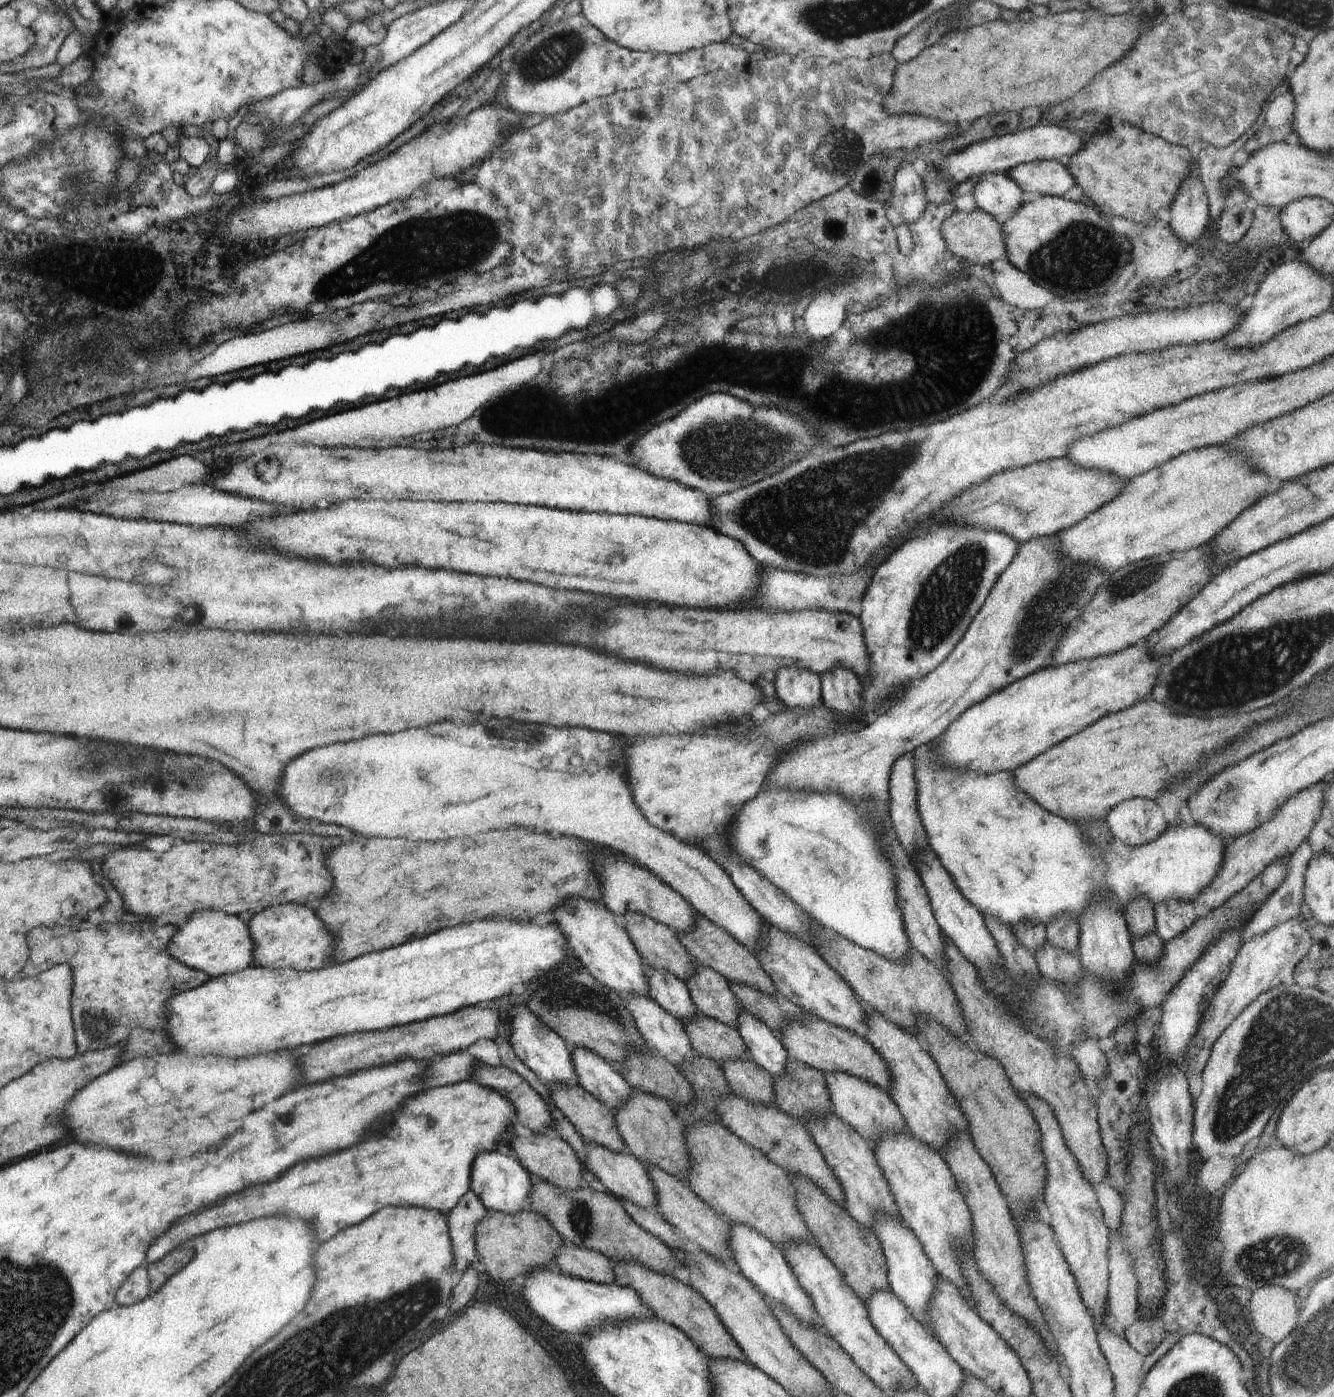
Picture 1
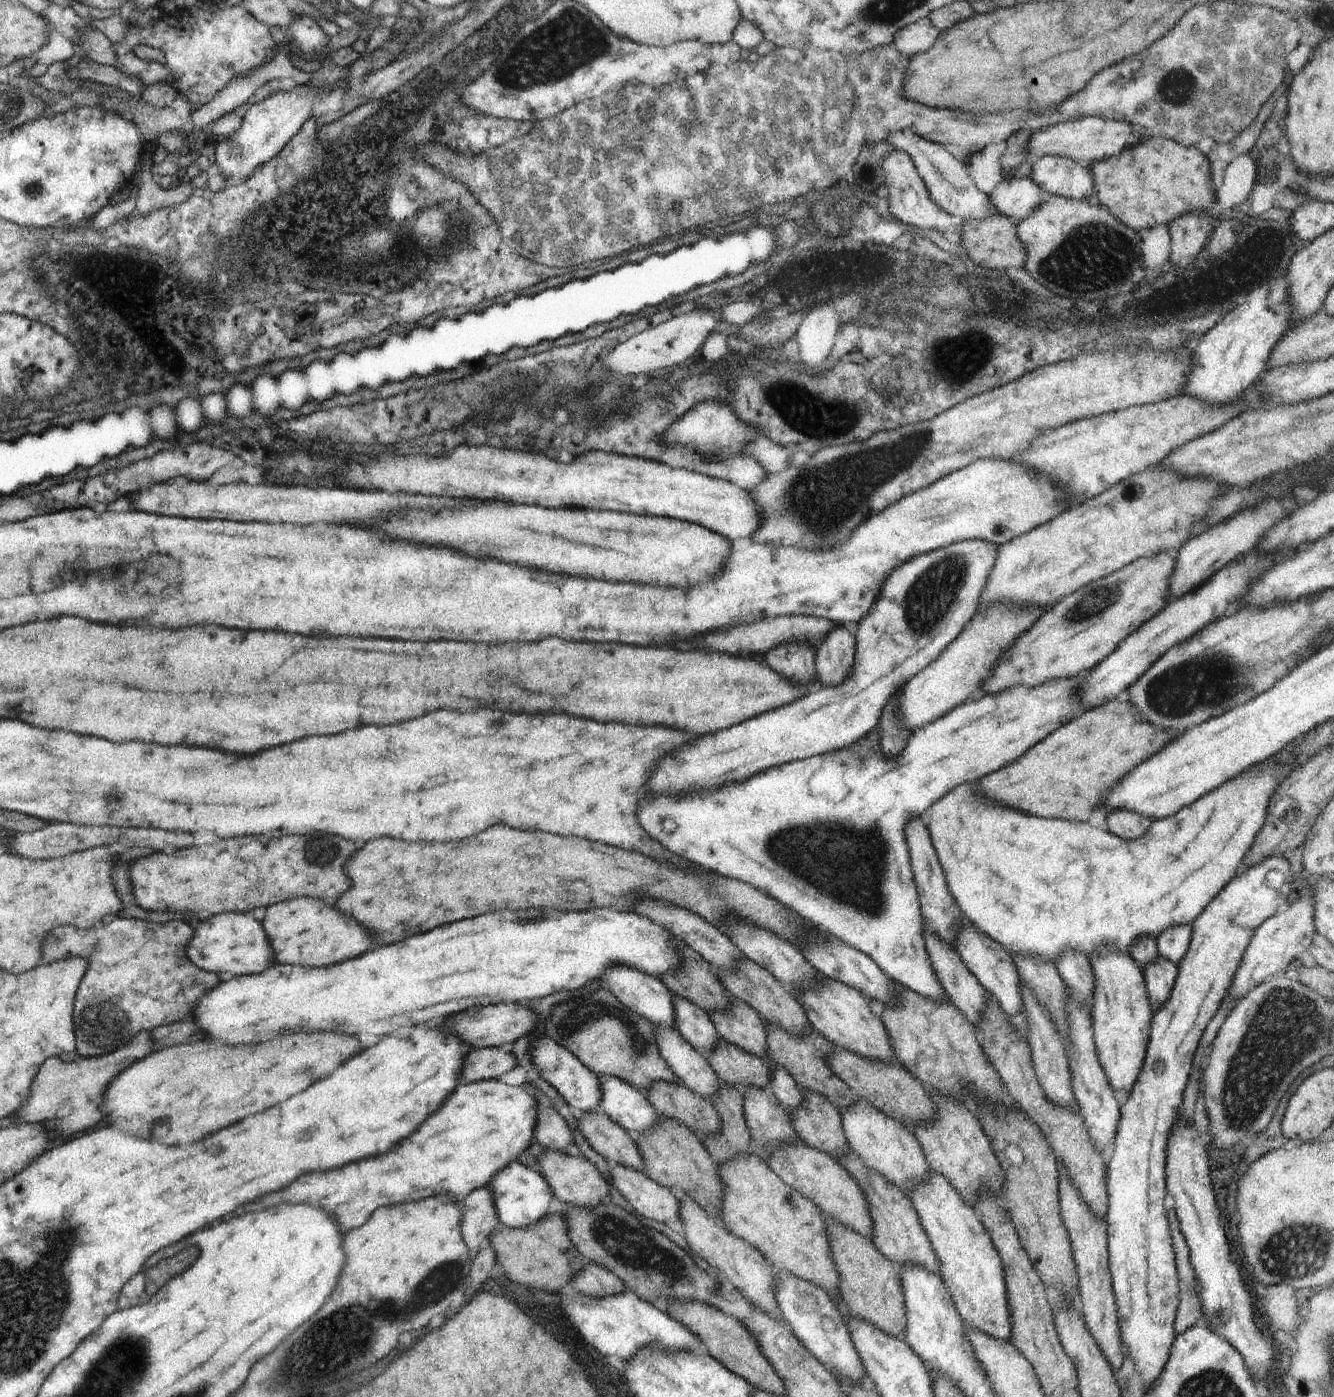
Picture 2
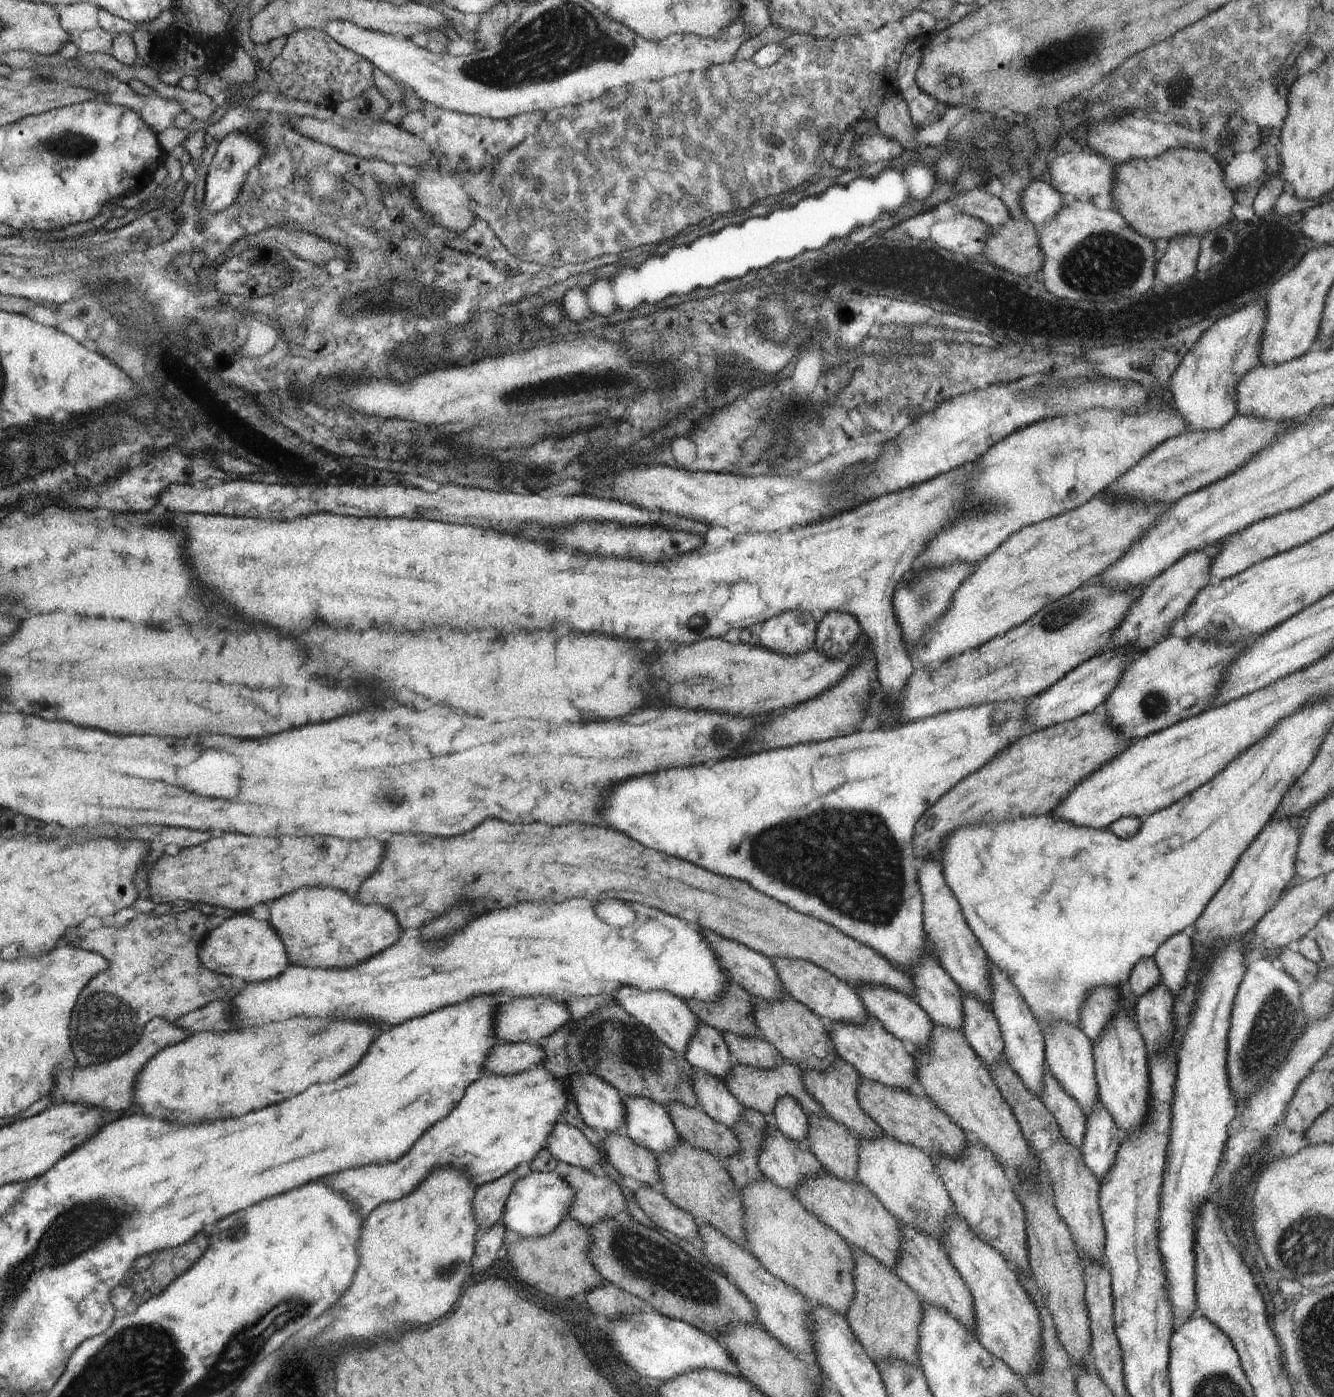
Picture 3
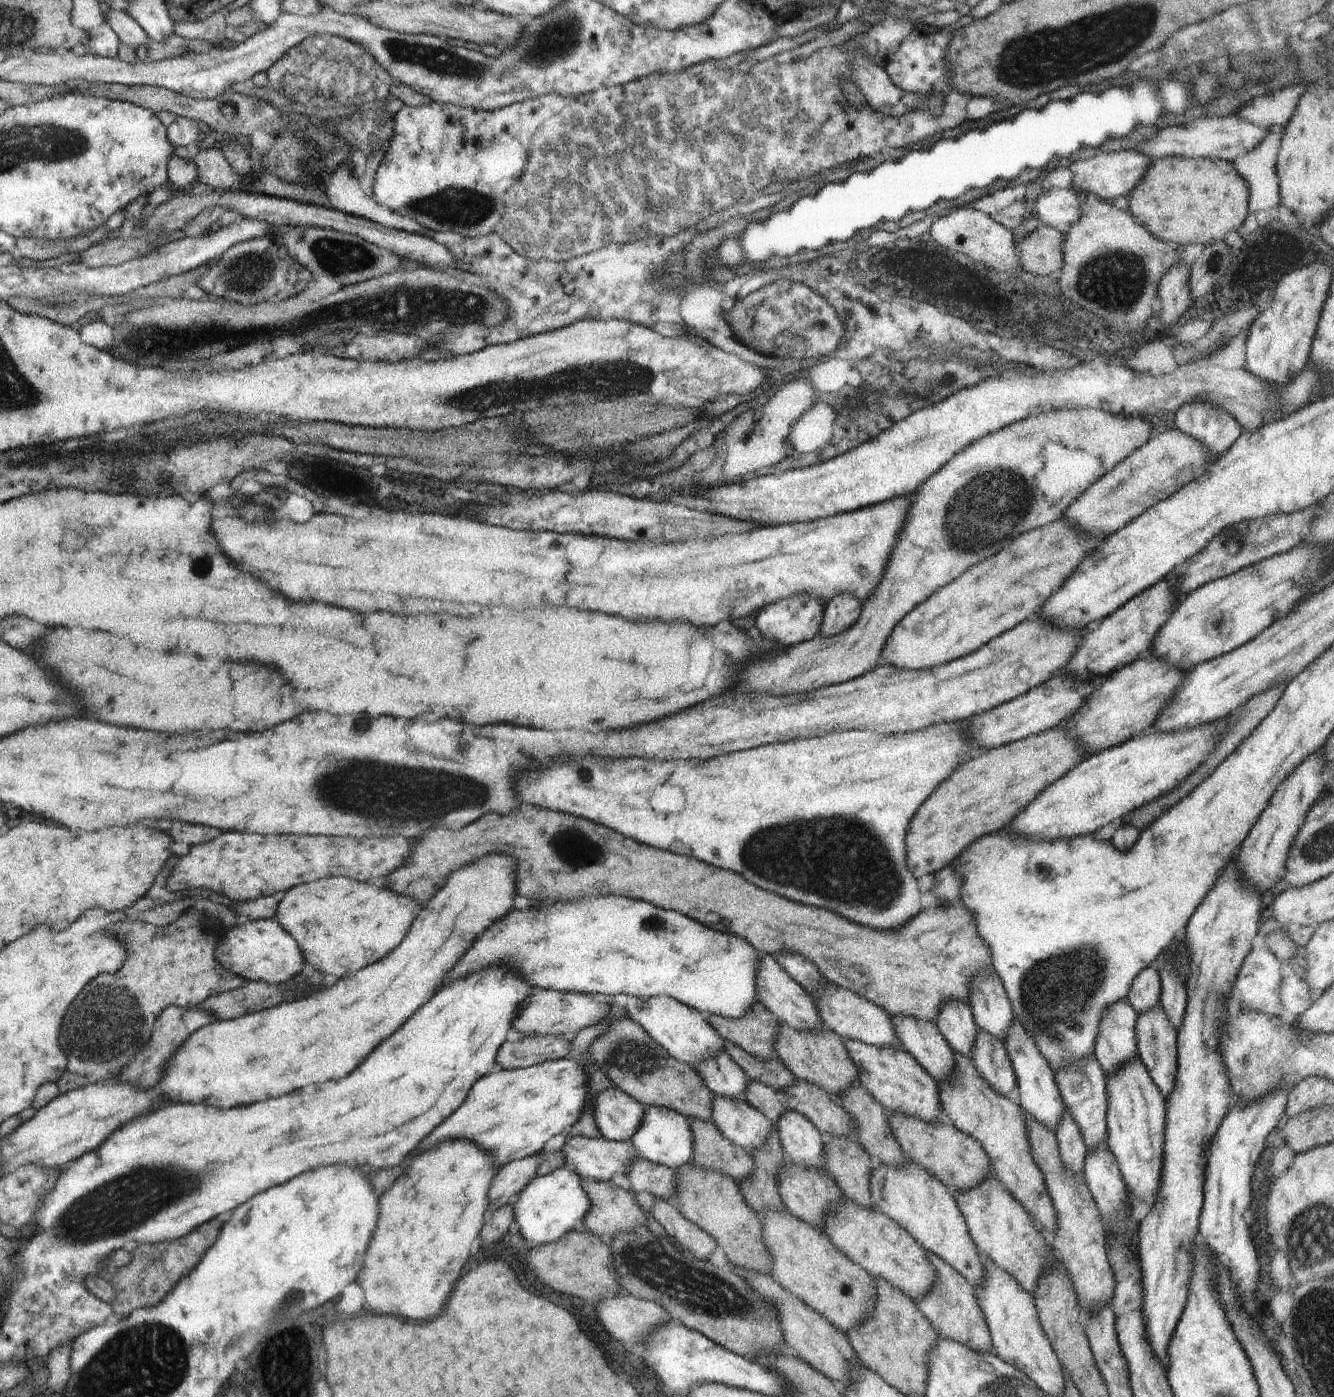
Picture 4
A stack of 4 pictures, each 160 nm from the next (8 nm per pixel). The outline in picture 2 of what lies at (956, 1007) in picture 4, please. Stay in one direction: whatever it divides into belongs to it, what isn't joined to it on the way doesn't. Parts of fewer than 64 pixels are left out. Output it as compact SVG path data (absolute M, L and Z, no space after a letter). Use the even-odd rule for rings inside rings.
M1082 671L1076 677L1052 679L1033 687L1014 685L997 693L986 693L982 696L973 697L964 704L958 705L943 717L937 718L934 722L912 732L903 753L895 759L886 759L878 750L874 750L868 755L860 755L854 746L852 748L844 747L838 751L830 751L807 759L792 761L790 764L784 764L784 766L770 767L766 772L762 771L752 775L752 778L747 781L724 785L719 789L701 791L691 795L680 795L679 797L659 796L656 797L656 800L646 799L644 796L639 800L637 819L646 830L646 833L650 835L650 838L656 839L656 842L659 842L665 849L692 861L702 869L720 874L723 877L750 883L759 891L766 893L769 897L780 901L785 907L795 911L808 923L814 924L814 926L821 928L822 931L834 935L838 940L869 956L896 983L903 984L918 994L930 997L935 1001L948 999L943 986L935 975L925 949L923 916L911 869L908 845L903 833L905 822L910 817L920 818L920 815L928 810L928 806L932 806L932 802L936 802L940 796L944 796L948 790L956 788L958 784L980 780L980 778L984 778L984 776L988 776L988 774L1012 764L1022 754L1026 754L1033 746L1036 746L1055 730L1072 720L1074 716L1084 710L1079 697L1077 678L1084 679L1088 675L1089 671Z

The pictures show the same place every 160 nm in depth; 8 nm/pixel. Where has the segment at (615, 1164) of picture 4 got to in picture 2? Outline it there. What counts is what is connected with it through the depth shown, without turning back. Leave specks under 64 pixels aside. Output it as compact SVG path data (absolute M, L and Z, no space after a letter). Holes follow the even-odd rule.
M538 1102L536 1122L533 1130L534 1141L537 1141L543 1148L566 1152L565 1148L572 1144L573 1134L565 1120L551 1106L544 1106Z

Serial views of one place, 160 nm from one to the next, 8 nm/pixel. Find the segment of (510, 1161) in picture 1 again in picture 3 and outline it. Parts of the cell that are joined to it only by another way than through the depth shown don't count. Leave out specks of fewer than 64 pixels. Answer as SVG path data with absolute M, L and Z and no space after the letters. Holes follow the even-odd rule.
M524 1170L522 1176L515 1180L512 1190L506 1199L502 1224L506 1230L517 1232L520 1237L534 1238L551 1233L558 1223L567 1215L568 1206L573 1199L573 1190L566 1181L554 1171Z

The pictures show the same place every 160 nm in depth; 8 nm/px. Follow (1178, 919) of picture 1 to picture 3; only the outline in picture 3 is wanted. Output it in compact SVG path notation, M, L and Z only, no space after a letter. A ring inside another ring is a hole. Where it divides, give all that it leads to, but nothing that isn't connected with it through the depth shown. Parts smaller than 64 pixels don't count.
M1188 931L1171 936L1158 947L1154 960L1161 972L1161 982L1171 990L1173 998L1187 981L1193 961L1193 940Z

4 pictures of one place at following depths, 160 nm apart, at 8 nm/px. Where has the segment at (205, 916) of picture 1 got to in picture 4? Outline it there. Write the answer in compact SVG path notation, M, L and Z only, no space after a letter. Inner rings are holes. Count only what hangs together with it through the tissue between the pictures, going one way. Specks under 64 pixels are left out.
M242 919L224 935L214 949L215 960L226 970L246 981L262 981L271 985L286 983L308 970L301 948L276 919Z

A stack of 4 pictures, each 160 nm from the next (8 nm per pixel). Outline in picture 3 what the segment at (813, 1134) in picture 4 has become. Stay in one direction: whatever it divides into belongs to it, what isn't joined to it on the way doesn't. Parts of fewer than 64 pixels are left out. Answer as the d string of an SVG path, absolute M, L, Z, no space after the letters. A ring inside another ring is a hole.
M782 1095L776 1101L771 1119L786 1138L806 1146L807 1115L803 1106L794 1097Z

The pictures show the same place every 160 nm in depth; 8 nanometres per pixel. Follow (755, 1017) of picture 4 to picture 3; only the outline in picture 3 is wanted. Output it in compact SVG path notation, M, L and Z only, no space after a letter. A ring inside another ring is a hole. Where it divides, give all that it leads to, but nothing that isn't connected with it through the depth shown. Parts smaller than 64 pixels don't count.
M729 981L725 986L727 989L721 1000L704 1002L686 999L685 1003L699 1021L713 1026L721 1033L731 1032L748 1038L762 1036L753 1015L752 995L734 982Z

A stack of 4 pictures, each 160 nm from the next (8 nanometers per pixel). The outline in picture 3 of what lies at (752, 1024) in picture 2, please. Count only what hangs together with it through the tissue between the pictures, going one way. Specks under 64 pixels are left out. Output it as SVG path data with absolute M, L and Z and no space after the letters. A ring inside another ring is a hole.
M731 1032L722 1033L724 1042L740 1063L759 1069L773 1069L786 1059L763 1036L743 1037Z

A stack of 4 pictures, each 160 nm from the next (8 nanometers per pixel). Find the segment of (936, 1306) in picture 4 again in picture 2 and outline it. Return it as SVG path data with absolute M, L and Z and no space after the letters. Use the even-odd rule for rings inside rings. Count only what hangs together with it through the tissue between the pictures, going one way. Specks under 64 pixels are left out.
M851 1148L837 1156L836 1161L848 1171L865 1194L868 1212L873 1222L871 1240L876 1248L900 1267L905 1262L913 1262L939 1276L939 1262L933 1253L929 1238L925 1235L920 1219L903 1190L888 1182L879 1172L869 1169Z

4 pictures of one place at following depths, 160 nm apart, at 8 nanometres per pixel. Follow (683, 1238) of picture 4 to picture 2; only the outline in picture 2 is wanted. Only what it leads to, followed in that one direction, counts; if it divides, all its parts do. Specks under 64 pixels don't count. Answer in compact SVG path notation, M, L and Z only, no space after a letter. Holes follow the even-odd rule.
M611 1164L609 1177L610 1185L618 1189L638 1217L652 1218L665 1224L668 1220L679 1220L677 1196L642 1171Z

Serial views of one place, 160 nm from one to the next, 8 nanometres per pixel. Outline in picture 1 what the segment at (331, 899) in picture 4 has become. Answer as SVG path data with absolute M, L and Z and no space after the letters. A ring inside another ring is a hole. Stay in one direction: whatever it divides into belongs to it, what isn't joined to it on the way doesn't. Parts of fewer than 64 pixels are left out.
M284 904L272 906L256 914L247 927L253 942L253 967L269 969L289 968L297 971L313 971L330 962L333 936L324 923L306 905Z

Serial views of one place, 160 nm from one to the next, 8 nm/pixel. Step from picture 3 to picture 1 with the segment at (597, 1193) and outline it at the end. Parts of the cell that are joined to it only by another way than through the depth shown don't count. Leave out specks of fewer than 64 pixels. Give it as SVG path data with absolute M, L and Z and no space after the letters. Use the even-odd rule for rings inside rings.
M546 1132L533 1133L528 1137L516 1134L511 1141L511 1146L518 1156L518 1162L522 1163L532 1175L563 1189L574 1190L585 1185L582 1172L586 1166L562 1137L550 1137Z

